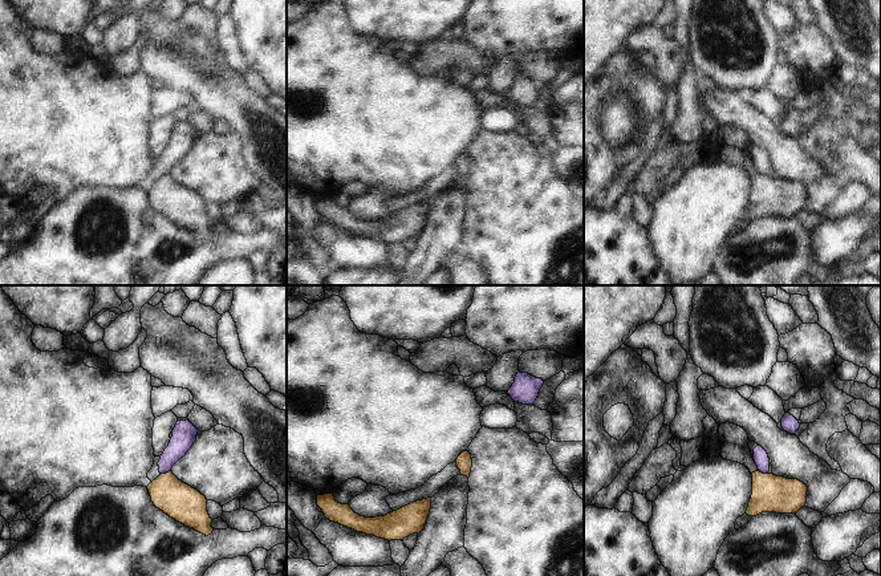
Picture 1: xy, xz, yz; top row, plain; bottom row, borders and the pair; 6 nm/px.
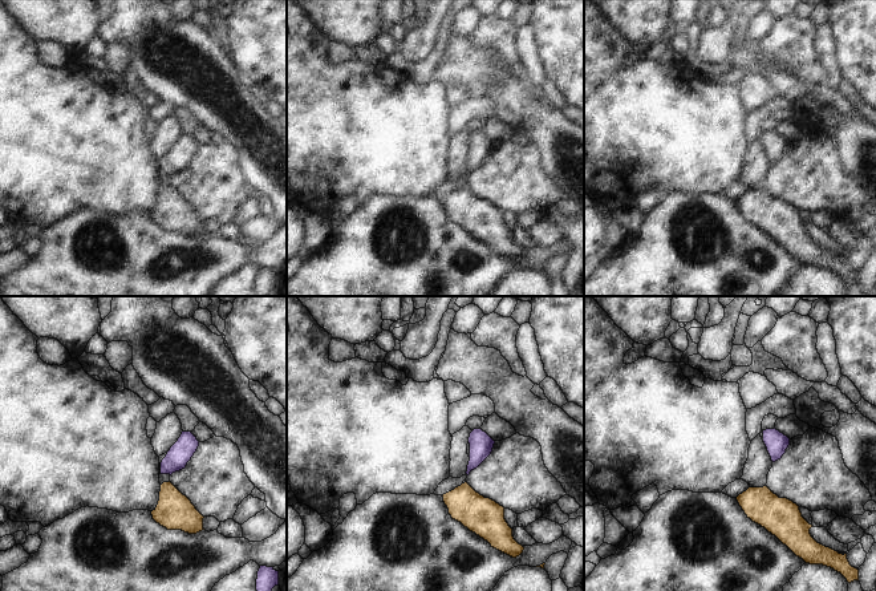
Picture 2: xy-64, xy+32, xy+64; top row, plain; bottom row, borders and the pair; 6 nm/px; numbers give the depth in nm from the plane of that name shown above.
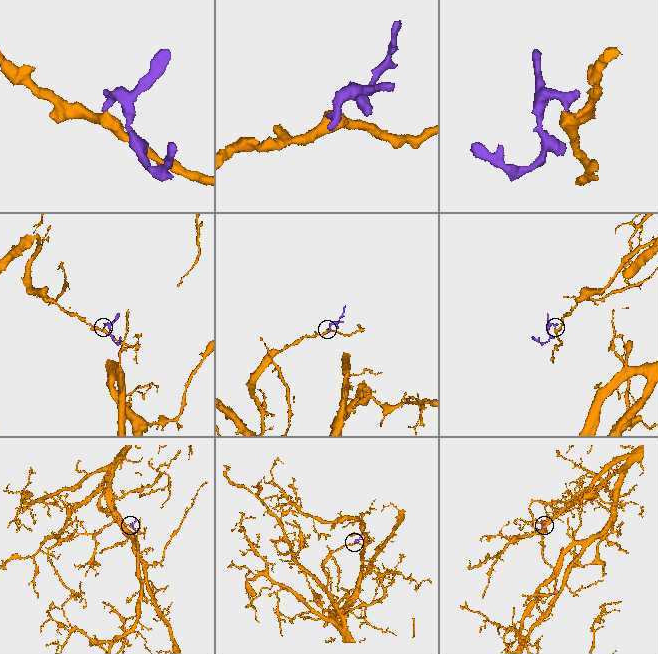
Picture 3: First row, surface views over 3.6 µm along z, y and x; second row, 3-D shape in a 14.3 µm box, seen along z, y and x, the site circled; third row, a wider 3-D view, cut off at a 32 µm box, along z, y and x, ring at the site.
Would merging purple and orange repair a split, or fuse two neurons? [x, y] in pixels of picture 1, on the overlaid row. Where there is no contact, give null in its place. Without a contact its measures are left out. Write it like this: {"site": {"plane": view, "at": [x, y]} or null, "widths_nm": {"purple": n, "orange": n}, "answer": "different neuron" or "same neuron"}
{"site": {"plane": "xy", "at": [165, 473]}, "widths_nm": {"purple": 140, "orange": 220}, "answer": "different neuron"}

